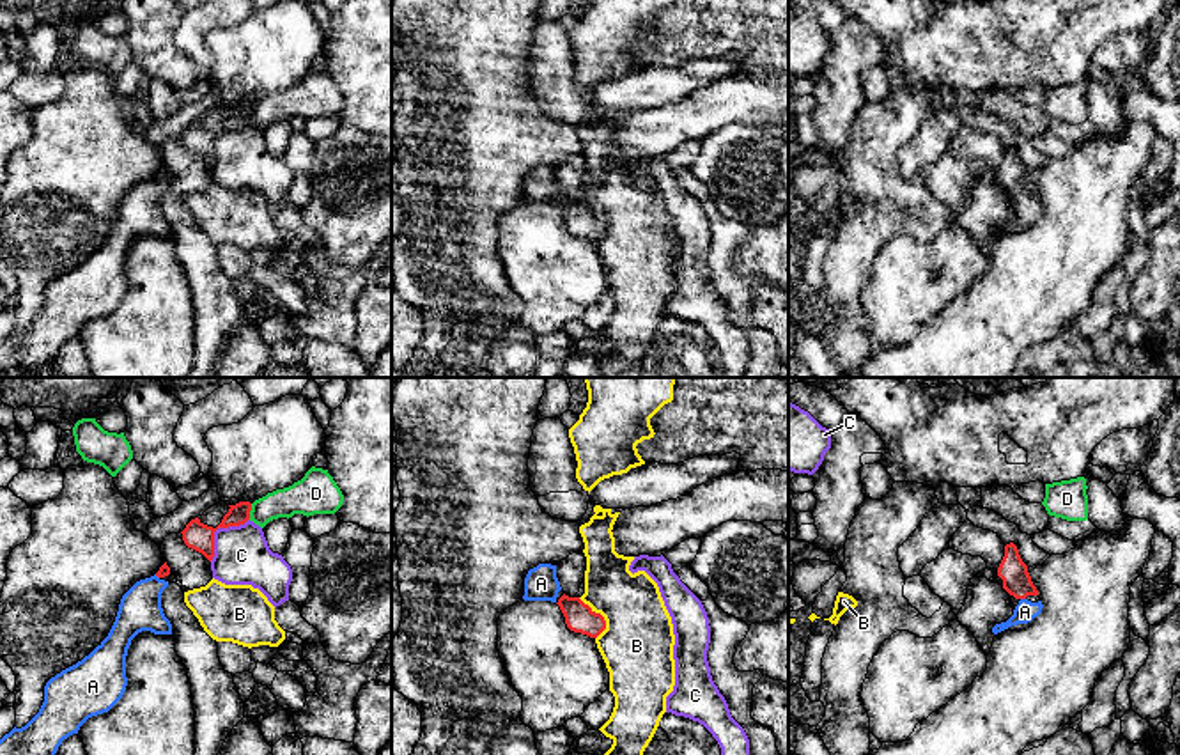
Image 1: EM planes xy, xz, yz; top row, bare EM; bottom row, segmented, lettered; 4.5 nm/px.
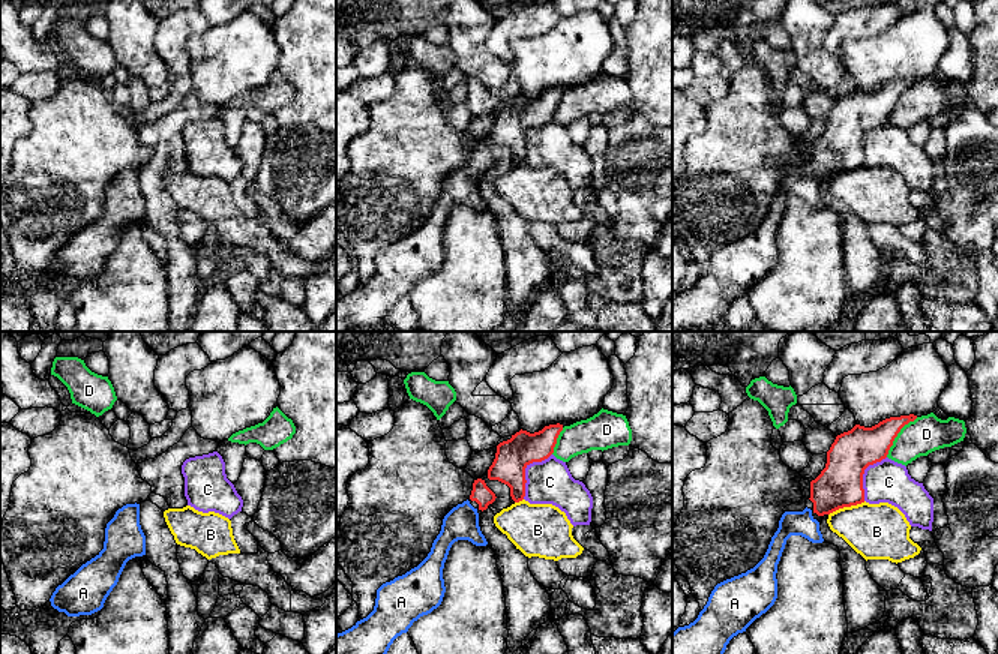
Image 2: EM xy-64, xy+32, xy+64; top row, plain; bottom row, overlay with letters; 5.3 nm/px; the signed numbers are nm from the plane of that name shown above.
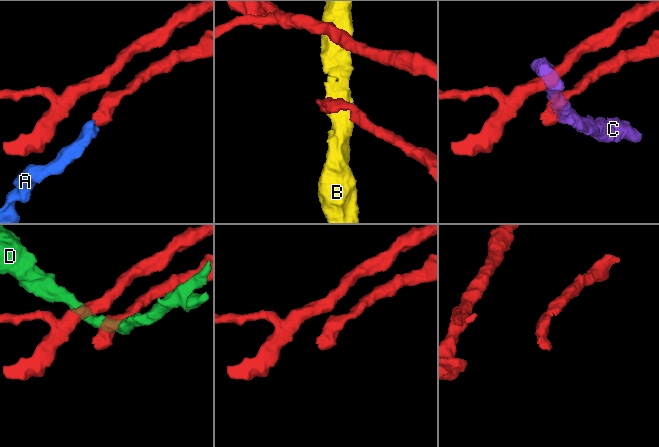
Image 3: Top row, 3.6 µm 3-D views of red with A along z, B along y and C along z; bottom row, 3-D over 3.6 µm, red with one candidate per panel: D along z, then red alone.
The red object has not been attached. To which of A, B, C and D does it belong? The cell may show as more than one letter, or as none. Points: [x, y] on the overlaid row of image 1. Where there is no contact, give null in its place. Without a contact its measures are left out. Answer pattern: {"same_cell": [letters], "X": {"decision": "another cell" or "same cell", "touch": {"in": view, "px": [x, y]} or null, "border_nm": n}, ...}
{"same_cell": ["A"], "A": {"decision": "same cell", "touch": {"in": "yz", "px": [1023, 598]}, "border_nm": 30}, "B": {"decision": "another cell", "touch": {"in": "xz", "px": [601, 615]}, "border_nm": 200}, "C": {"decision": "another cell", "touch": {"in": "xy", "px": [217, 529]}, "border_nm": 260}, "D": {"decision": "another cell", "touch": {"in": "xy", "px": [250, 509]}, "border_nm": 70}}

